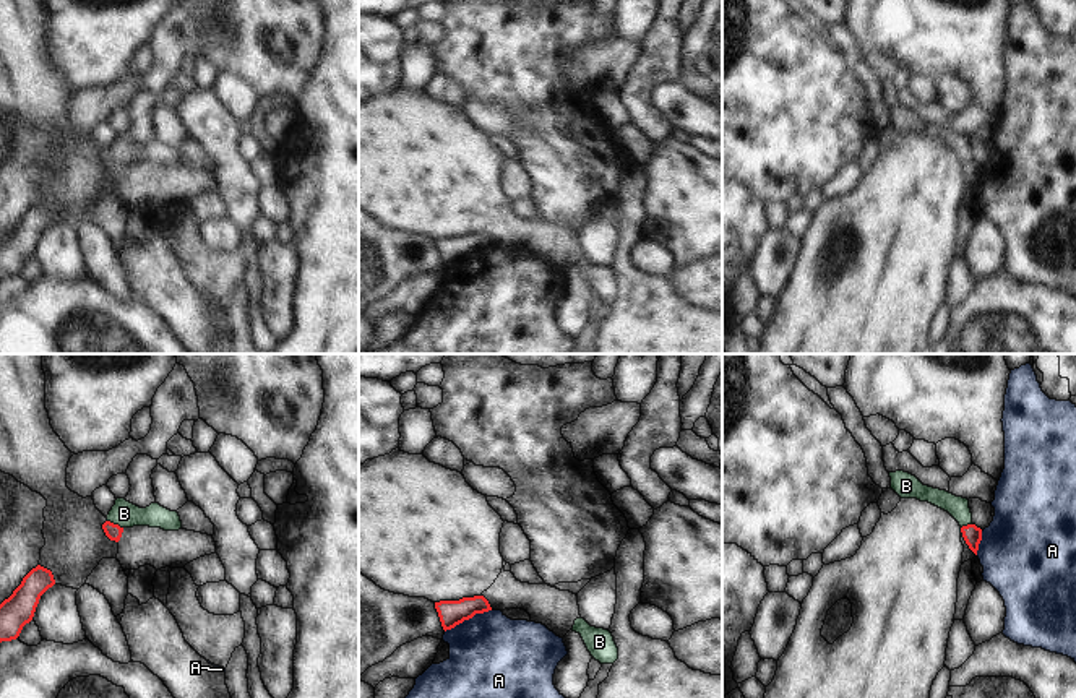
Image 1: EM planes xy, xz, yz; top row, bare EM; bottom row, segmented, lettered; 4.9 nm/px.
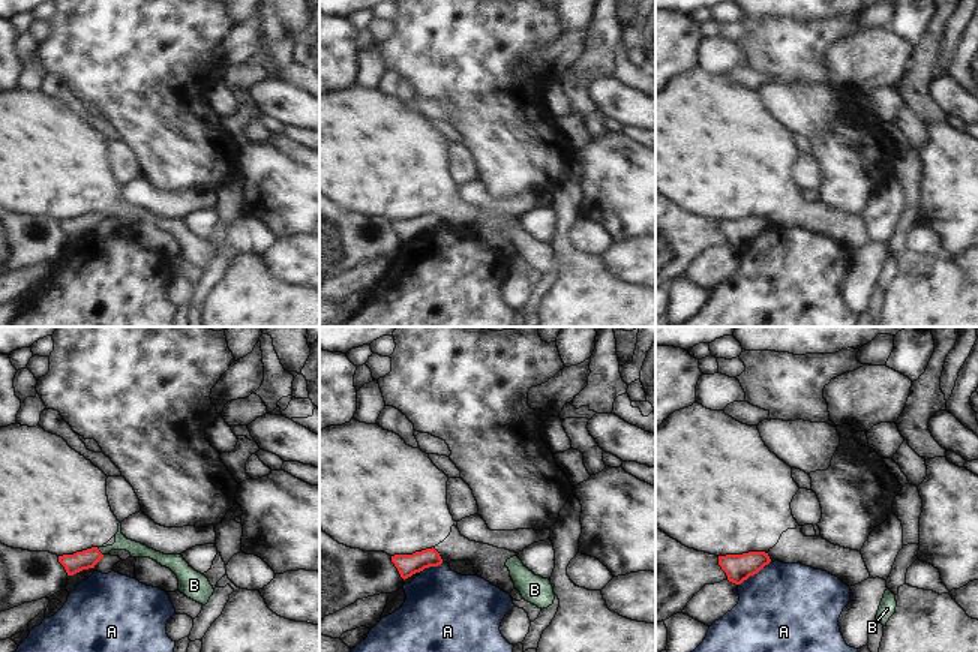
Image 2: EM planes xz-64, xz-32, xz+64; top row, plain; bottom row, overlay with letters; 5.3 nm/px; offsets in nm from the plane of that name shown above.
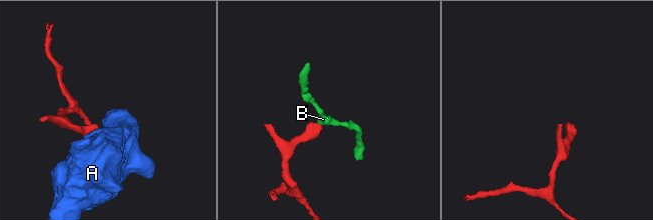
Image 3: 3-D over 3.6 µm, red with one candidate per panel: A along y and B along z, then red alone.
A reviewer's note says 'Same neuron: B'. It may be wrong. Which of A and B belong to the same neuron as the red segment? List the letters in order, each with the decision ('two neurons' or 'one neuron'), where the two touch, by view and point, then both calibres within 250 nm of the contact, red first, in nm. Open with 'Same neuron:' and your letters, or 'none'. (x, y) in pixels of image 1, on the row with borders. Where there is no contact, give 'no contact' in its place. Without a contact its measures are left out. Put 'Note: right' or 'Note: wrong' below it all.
Same neuron: B
A: two neurons | xz (468, 619) | 130/420 nm
B: one neuron | xy (116, 525) | 80/130 nm
Note: right

